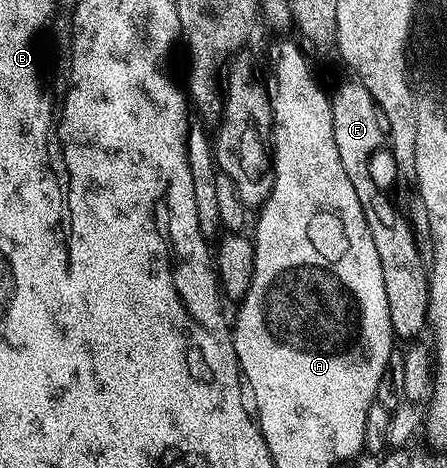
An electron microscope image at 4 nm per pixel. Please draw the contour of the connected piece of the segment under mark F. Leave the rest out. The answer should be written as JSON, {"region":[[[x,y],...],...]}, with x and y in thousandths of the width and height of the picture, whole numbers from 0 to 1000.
{"region":[[[803,182],[761,186],[740,197],[747,310],[756,318],[756,344],[792,395],[792,412],[808,432],[828,506],[837,506],[837,532],[846,532],[846,558],[855,558],[855,600],[864,600],[864,652],[872,652],[872,694],[888,726],[922,729],[957,690],[957,592],[951,547],[942,545],[922,498],[922,479],[911,457],[886,453],[886,442],[866,425],[861,410],[837,395],[828,378],[828,353],[841,321],[864,306],[864,274],[848,226],[834,207]]]}

